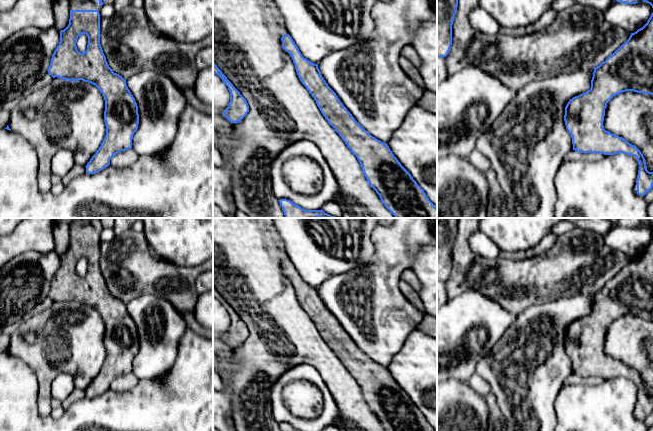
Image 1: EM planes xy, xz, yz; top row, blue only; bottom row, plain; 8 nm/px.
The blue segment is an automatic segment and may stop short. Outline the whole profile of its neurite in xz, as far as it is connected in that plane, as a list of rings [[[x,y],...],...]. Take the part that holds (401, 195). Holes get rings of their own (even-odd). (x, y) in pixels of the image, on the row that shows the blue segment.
[[[284,34],[281,41],[283,49],[292,57],[300,81],[316,101],[325,119],[357,157],[368,184],[379,195],[384,206],[395,218],[437,218],[437,207],[429,200],[411,174],[401,165],[387,143],[373,137],[355,120],[336,93],[328,86],[318,65],[302,56],[289,34]]]

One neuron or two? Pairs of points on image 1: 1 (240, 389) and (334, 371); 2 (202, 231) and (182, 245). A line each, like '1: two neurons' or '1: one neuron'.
1: one neuron
2: one neuron

